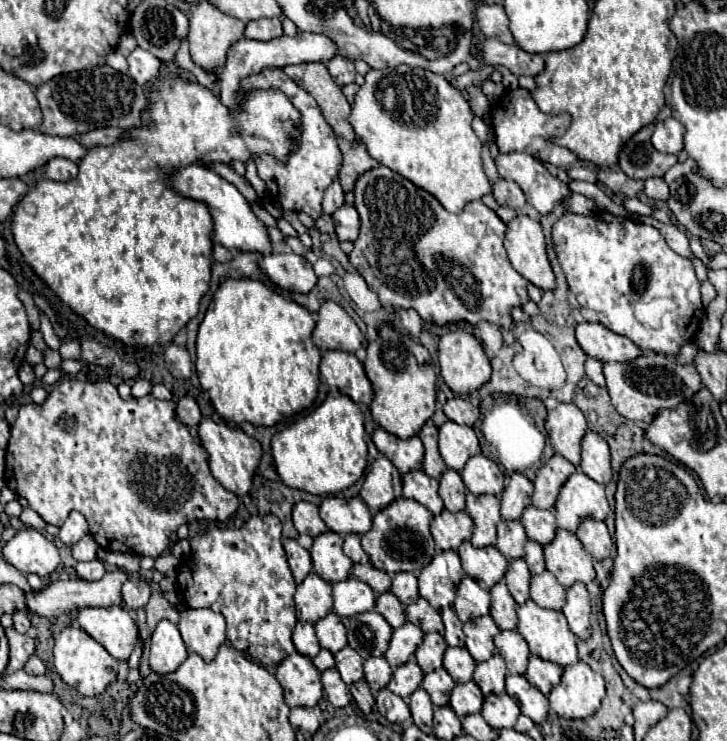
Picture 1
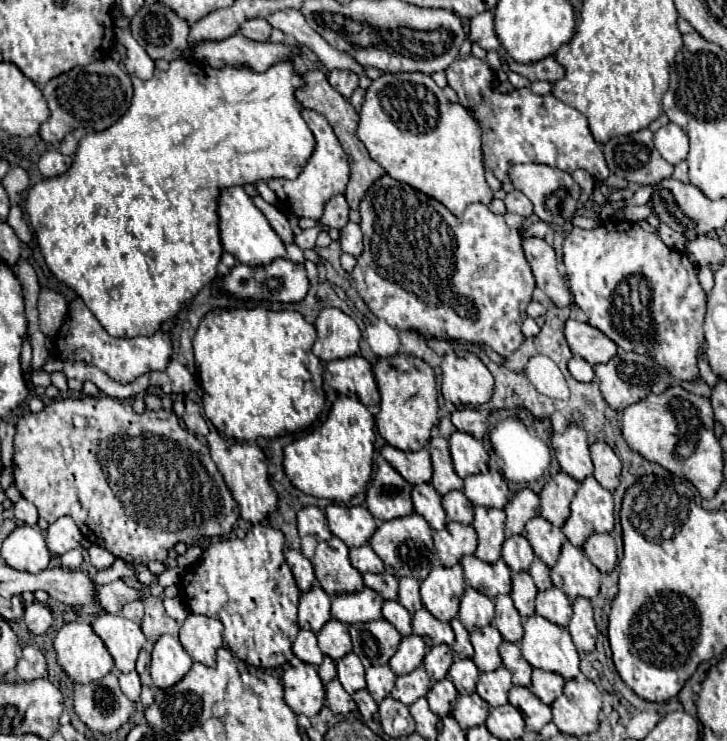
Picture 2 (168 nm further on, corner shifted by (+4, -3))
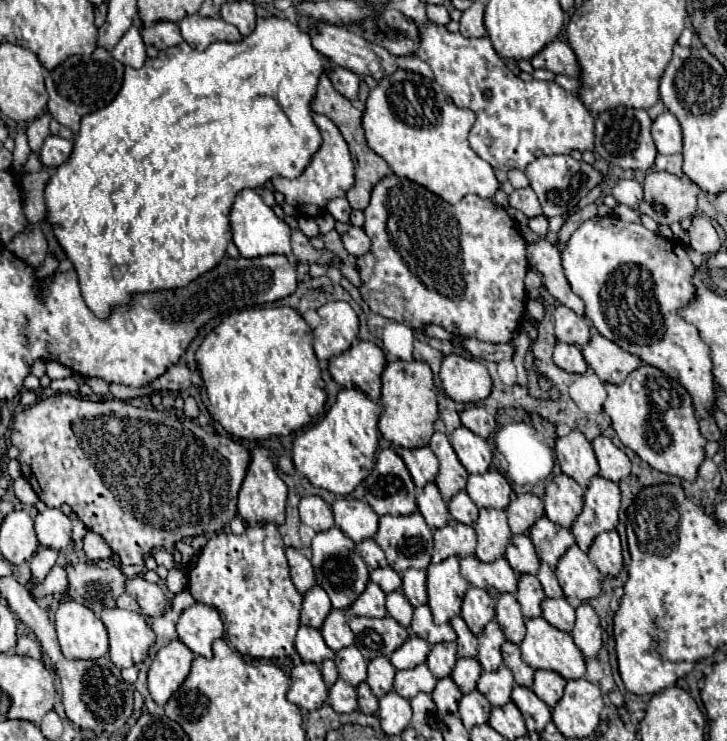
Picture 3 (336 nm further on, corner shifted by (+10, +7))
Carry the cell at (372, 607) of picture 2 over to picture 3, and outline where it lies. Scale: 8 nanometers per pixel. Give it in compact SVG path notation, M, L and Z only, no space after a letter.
M369 582L367 588L363 590L363 594L349 606L343 610L347 616L369 616L369 618L383 618L387 616L385 612L385 592Z

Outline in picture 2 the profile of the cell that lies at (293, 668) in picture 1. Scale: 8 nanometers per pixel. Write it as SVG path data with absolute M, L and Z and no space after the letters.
M293 662L283 674L285 702L295 714L315 716L325 704L325 688L317 668L305 662Z

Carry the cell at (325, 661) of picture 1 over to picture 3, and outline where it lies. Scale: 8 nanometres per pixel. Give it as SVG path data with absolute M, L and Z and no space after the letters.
M325 660L325 662L321 664L321 672L323 672L323 680L325 680L327 686L333 684L333 680L337 680L337 668L335 668L333 660Z

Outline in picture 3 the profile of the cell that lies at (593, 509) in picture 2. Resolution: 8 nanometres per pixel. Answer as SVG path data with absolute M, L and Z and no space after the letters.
M593 476L589 486L585 488L585 494L583 494L583 510L581 514L575 518L575 522L571 524L571 534L575 536L575 544L587 552L589 544L593 542L593 538L601 532L607 532L607 530L615 530L619 518L619 506L621 506L621 492L619 492L619 486L611 480L605 480L601 476Z

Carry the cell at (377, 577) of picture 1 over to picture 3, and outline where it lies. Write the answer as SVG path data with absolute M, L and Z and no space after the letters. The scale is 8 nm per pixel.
M387 566L387 568L369 570L369 576L371 576L371 582L379 584L381 590L383 590L385 594L395 592L395 590L401 588L401 576L399 576L395 570L391 570L389 566Z

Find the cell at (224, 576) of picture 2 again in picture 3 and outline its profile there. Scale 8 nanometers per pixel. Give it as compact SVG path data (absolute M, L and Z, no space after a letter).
M277 524L265 526L247 526L241 536L235 534L217 534L211 538L205 548L199 552L195 566L189 570L189 592L199 604L209 604L219 610L219 616L225 624L227 640L233 648L237 648L245 656L253 658L283 658L297 656L293 640L299 628L299 610L301 610L301 594L291 582L283 538L277 530Z

